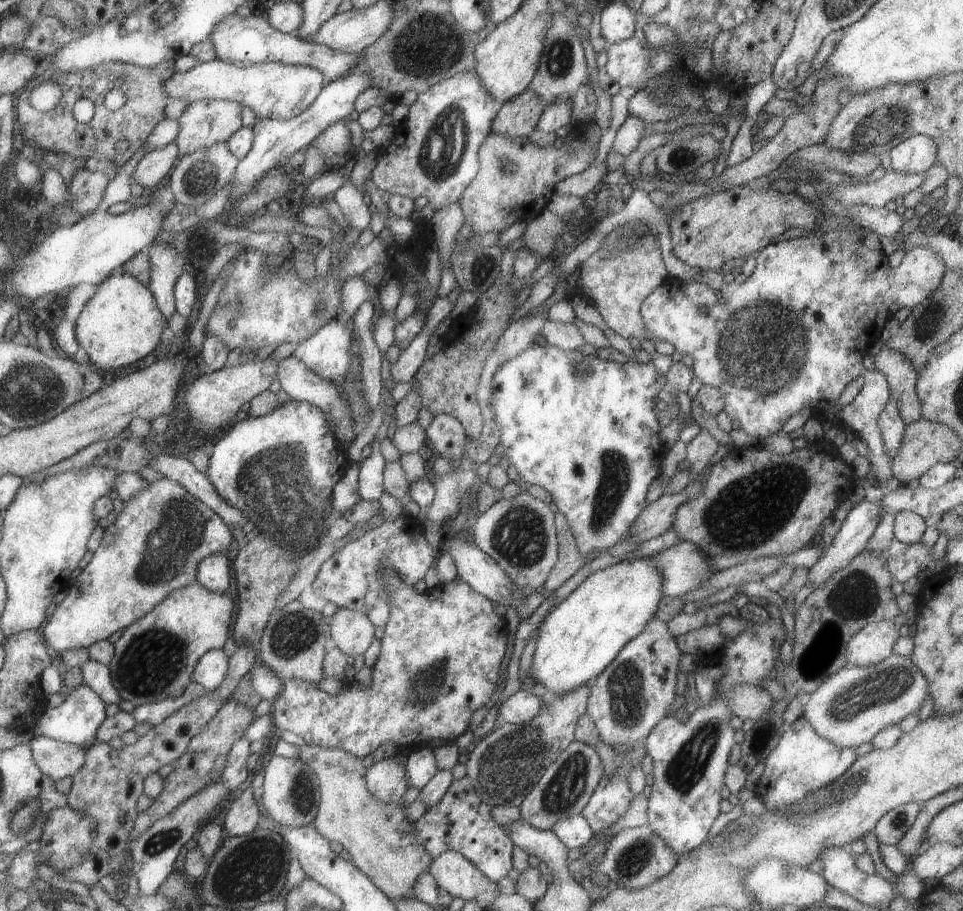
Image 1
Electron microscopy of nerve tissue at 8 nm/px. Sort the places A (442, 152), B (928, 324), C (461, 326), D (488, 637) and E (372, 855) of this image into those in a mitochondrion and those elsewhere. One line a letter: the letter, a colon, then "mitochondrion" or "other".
A: mitochondrion
B: mitochondrion
C: other
D: other
E: other

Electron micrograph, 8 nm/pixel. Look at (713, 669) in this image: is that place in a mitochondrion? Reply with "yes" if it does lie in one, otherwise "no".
no

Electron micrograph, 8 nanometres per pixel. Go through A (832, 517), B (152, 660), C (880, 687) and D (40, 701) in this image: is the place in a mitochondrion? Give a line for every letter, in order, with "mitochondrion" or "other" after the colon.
A: other
B: mitochondrion
C: mitochondrion
D: other

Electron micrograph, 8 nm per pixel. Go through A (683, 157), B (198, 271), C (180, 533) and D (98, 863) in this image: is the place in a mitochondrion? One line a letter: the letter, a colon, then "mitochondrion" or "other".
A: mitochondrion
B: other
C: mitochondrion
D: other

